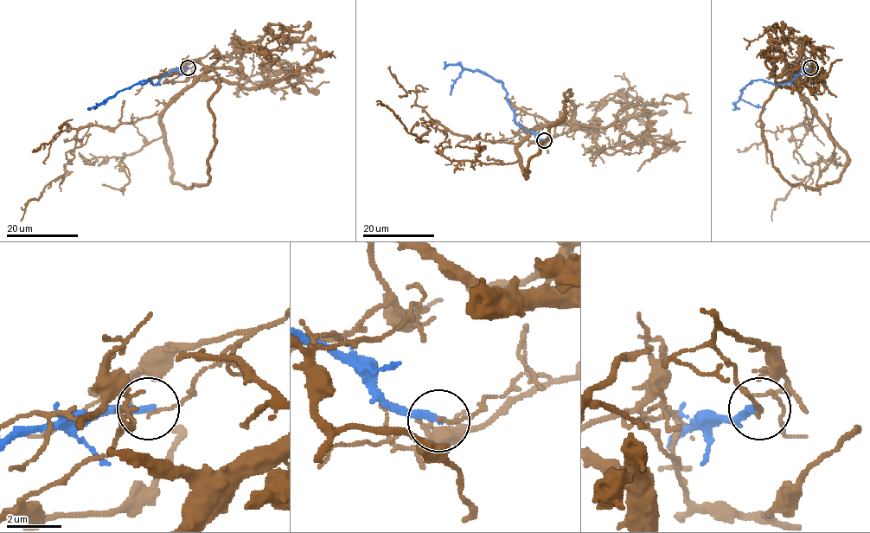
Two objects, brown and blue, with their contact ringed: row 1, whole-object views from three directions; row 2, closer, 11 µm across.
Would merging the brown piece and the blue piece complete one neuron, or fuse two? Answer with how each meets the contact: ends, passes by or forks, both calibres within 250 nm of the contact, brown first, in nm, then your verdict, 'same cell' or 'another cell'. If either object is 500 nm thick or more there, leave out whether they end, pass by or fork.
brown ends there; blue ends there; 120 nm thick on the brown side, 280 nm on the other; another cell

